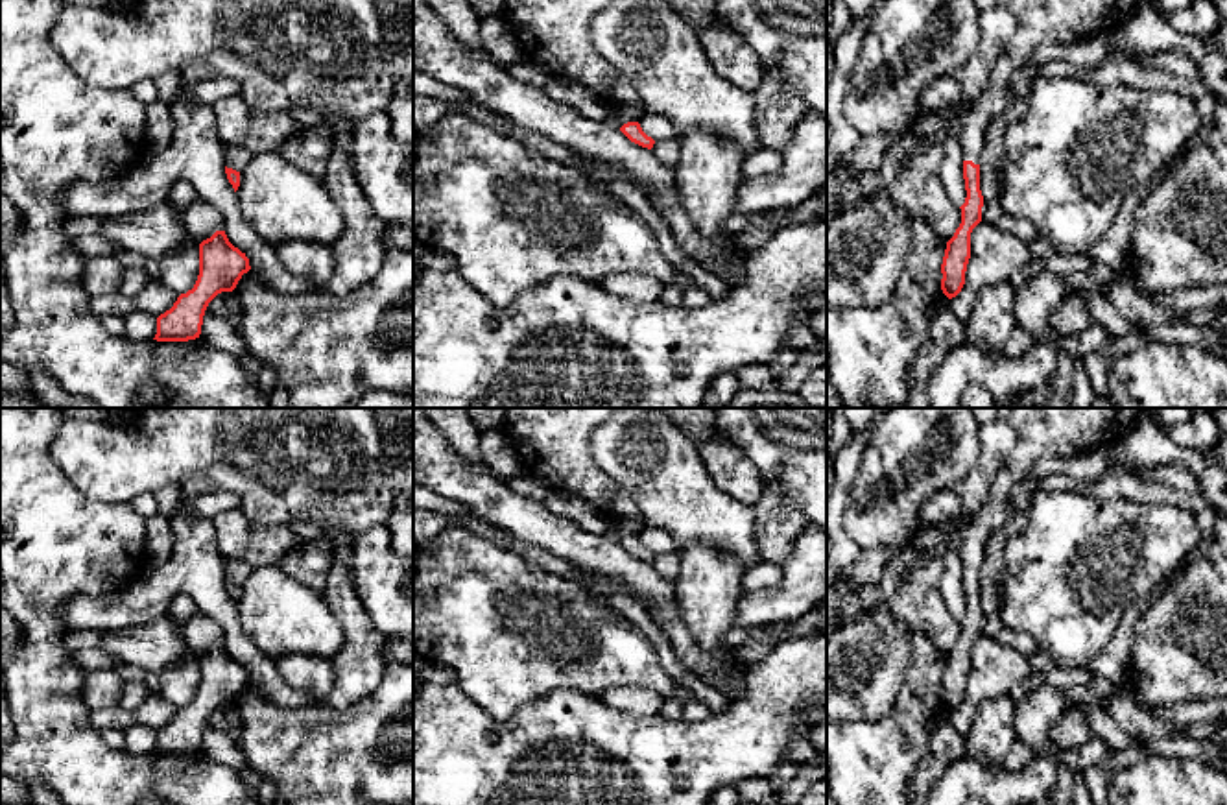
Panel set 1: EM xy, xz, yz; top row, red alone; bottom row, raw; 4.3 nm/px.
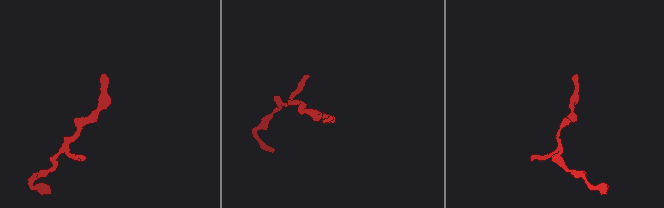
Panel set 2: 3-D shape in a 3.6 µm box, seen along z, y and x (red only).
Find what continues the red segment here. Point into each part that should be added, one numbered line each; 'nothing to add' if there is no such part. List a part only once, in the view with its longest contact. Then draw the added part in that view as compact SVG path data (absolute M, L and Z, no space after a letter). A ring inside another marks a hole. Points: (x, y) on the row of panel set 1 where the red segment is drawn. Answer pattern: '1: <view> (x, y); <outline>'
1: yz (1039, 23); M1009 0L1017 30L993 66L983 94L976 100L961 131L961 161L980 164L987 129L1015 102L1007 81L1017 66L1046 44L1072 44L1098 33L1118 31L1138 0Z

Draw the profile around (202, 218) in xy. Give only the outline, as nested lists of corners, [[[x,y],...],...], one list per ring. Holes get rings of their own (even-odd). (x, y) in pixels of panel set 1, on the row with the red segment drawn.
[[[197,198],[181,218],[192,236],[199,242],[210,238],[216,231],[225,231],[225,216],[218,205]]]

